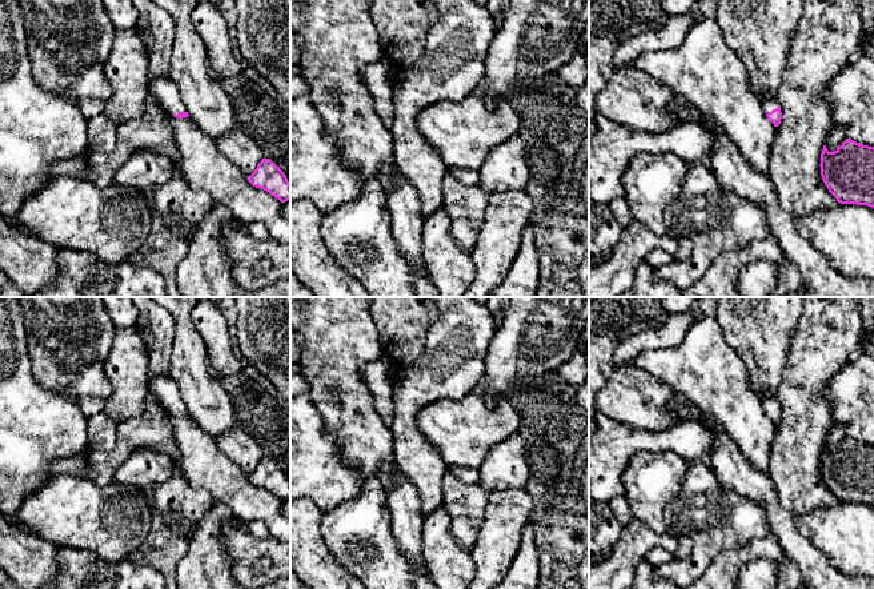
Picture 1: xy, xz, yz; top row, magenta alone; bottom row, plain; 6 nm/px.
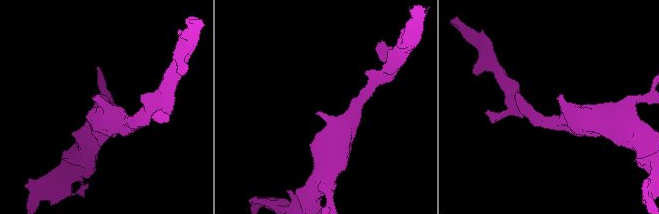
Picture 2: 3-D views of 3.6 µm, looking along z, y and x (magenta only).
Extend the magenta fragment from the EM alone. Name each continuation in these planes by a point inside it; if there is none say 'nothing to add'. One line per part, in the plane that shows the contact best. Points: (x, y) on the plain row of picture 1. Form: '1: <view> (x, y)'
1: yz (768, 403)

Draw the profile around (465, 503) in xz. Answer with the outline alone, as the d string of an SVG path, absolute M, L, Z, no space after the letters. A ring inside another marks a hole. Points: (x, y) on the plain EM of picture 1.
M450 472L442 480L444 506L452 518L456 542L470 550L478 538L489 493L480 485L464 484Z

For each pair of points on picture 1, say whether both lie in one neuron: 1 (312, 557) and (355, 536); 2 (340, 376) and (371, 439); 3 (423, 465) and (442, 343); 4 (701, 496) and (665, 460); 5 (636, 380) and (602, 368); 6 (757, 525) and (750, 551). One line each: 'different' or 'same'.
1: different
2: same
3: same
4: different
5: different
6: different

